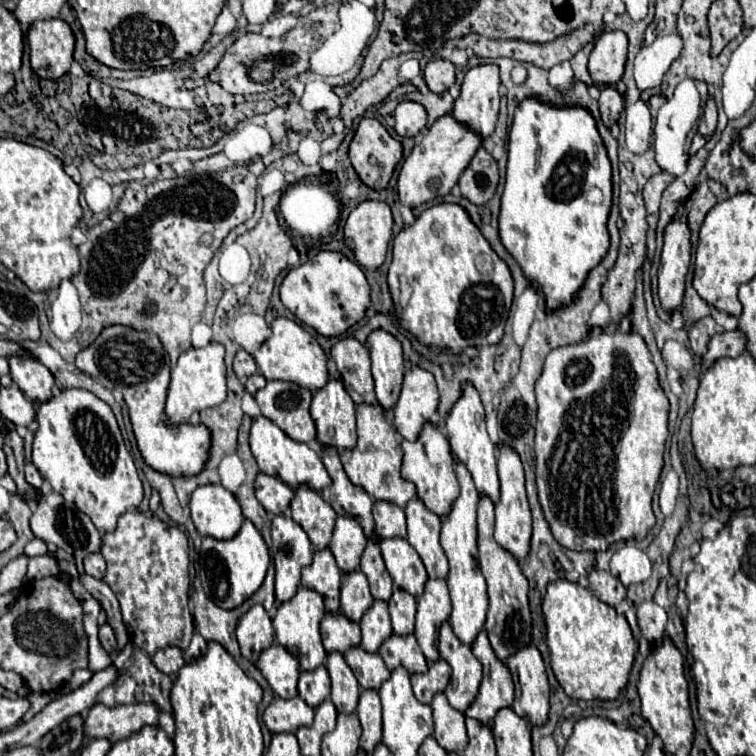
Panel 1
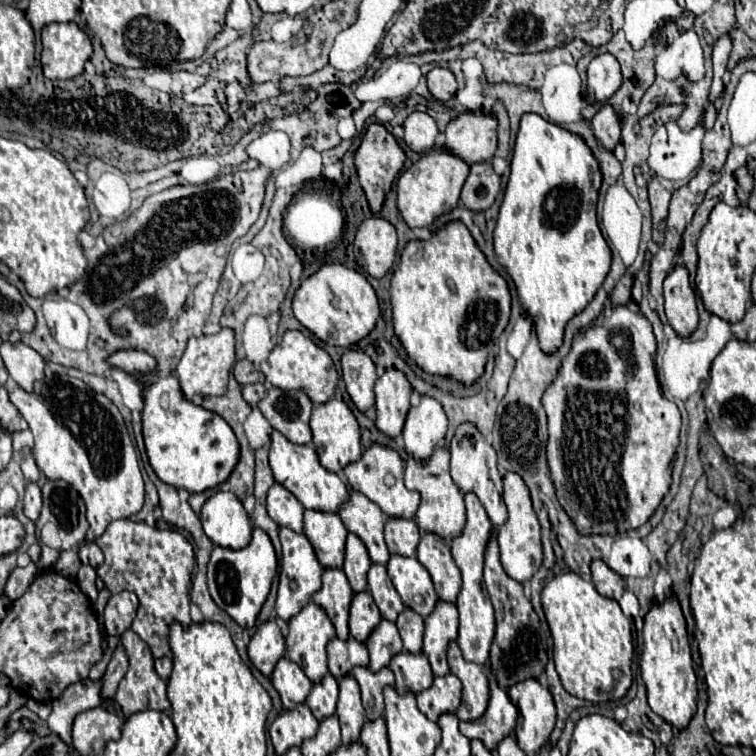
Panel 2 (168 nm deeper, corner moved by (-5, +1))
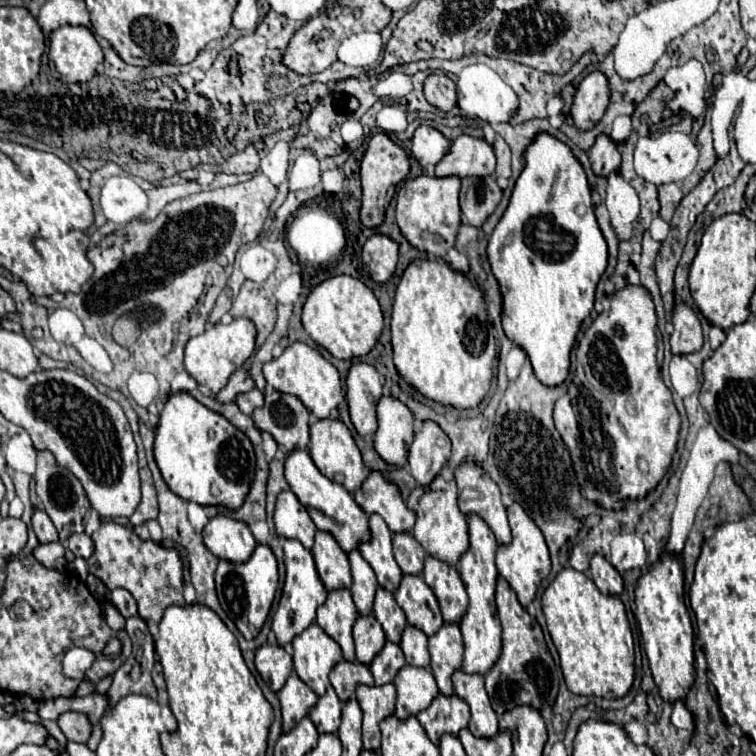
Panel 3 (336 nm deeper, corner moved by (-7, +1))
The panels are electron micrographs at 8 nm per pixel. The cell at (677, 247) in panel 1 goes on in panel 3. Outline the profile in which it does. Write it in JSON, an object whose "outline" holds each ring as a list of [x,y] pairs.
{"outline":[[[678,301],[674,307],[674,333],[670,335],[672,353],[694,353],[702,347],[702,327],[698,315],[692,311],[690,305],[684,301]]]}

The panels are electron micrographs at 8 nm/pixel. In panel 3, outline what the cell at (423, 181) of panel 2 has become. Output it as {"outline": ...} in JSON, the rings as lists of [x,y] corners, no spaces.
{"outline":[[[418,175],[416,179],[406,181],[398,191],[396,205],[396,221],[402,235],[418,249],[432,253],[436,257],[444,257],[450,247],[454,247],[454,239],[461,225],[461,209],[458,205],[458,193],[461,188],[460,177],[436,177],[436,175]]]}

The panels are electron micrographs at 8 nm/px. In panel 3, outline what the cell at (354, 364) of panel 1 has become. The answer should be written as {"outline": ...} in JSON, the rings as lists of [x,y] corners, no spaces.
{"outline":[[[354,363],[346,379],[346,401],[350,419],[358,435],[368,437],[376,431],[376,401],[382,395],[382,381],[376,367]]]}

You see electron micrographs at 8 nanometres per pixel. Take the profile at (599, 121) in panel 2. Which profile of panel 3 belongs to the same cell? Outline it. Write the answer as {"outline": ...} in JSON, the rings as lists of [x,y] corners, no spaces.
{"outline":[[[600,133],[590,149],[590,161],[596,175],[608,175],[620,169],[620,151],[618,145],[610,139],[610,135]]]}

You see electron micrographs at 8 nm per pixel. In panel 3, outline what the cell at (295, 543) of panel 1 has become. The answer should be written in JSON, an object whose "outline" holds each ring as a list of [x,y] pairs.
{"outline":[[[296,539],[284,541],[284,559],[286,559],[286,583],[282,589],[278,609],[272,619],[272,629],[274,629],[280,645],[290,643],[300,631],[304,631],[316,619],[316,607],[320,603],[324,603],[326,595],[328,595],[322,579],[318,577],[312,553],[300,541],[296,541]]]}

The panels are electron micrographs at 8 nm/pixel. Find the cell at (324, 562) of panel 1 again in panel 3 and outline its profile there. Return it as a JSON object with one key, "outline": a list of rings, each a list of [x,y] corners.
{"outline":[[[334,589],[328,593],[328,599],[316,611],[316,623],[336,639],[342,647],[346,659],[356,659],[354,641],[352,641],[352,625],[358,617],[356,605],[352,601],[350,589]]]}

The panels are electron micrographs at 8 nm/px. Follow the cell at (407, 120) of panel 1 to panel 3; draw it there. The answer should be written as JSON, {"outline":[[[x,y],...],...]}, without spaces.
{"outline":[[[420,125],[412,137],[412,155],[420,161],[422,167],[432,169],[448,151],[450,141],[434,127]]]}

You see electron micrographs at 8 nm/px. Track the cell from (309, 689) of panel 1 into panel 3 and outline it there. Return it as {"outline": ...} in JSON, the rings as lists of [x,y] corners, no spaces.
{"outline":[[[328,687],[326,693],[318,697],[316,705],[310,709],[308,715],[320,733],[328,733],[328,731],[334,733],[340,725],[340,709],[342,709],[342,703],[334,687]]]}

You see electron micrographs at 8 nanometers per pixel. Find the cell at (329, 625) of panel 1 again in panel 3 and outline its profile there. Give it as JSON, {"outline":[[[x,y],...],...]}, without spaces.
{"outline":[[[346,659],[338,661],[330,671],[330,683],[336,689],[340,701],[348,701],[354,697],[356,683],[374,683],[370,667],[364,663],[350,663]]]}

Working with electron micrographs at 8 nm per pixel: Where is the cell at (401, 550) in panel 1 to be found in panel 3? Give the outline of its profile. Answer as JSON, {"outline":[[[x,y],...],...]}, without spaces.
{"outline":[[[404,575],[398,589],[396,601],[404,609],[408,623],[420,627],[426,635],[432,635],[440,623],[444,623],[438,599],[420,575]]]}

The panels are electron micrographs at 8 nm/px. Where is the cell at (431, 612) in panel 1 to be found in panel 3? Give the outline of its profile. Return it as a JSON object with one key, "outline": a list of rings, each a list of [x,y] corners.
{"outline":[[[444,623],[430,639],[428,651],[432,657],[432,673],[442,695],[452,695],[452,673],[462,667],[462,633],[458,623]]]}

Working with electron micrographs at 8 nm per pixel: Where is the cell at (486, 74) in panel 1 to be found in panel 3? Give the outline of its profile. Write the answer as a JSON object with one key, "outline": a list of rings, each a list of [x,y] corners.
{"outline":[[[460,135],[452,141],[448,153],[436,163],[436,177],[446,175],[492,175],[496,167],[496,155],[492,145],[474,135]]]}

